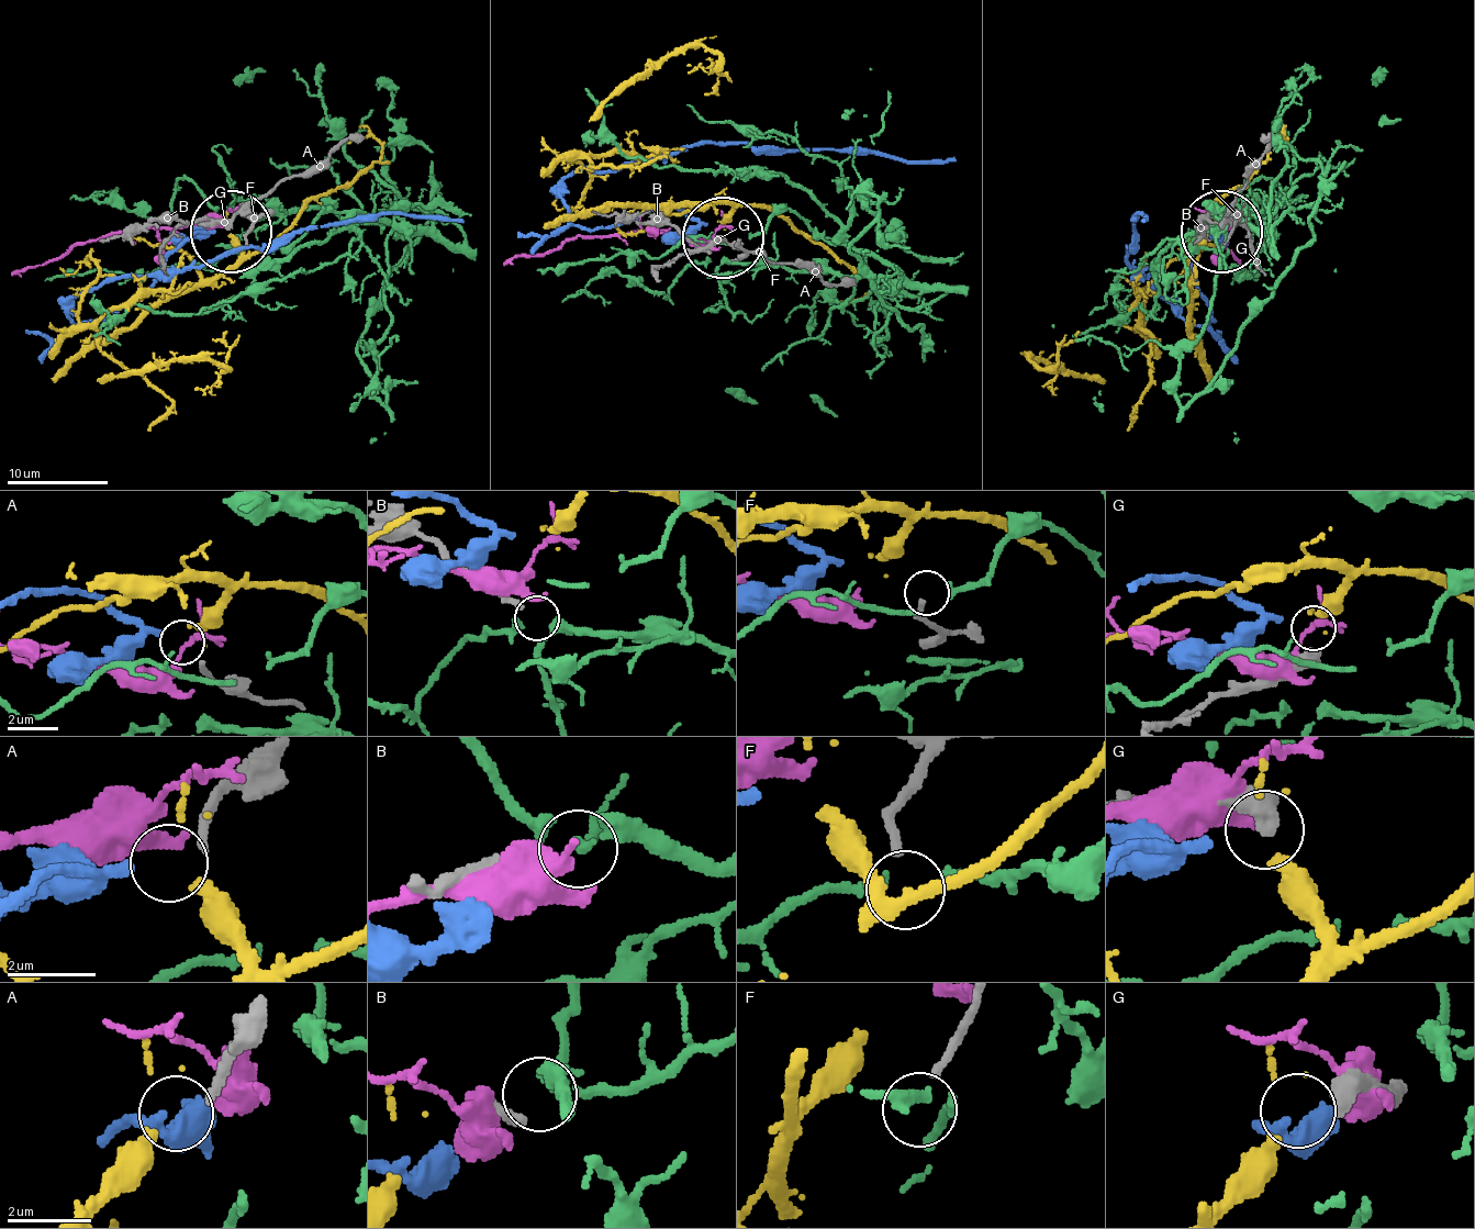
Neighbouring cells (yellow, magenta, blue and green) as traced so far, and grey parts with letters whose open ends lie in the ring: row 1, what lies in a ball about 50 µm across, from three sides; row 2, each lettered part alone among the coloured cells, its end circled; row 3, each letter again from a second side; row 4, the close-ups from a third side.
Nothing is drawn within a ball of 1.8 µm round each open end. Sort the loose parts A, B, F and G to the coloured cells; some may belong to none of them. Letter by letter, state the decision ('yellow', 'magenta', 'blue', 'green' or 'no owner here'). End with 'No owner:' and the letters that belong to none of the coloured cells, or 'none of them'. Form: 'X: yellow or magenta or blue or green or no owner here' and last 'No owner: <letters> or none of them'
A: blue
B: green
F: no owner here
G: yellow
No owner: F

